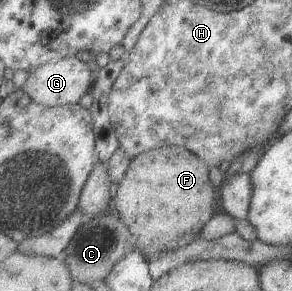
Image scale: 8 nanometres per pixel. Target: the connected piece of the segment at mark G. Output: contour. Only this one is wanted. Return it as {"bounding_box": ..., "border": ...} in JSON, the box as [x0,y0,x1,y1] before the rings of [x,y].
{"bounding_box":[21,57,95,107],"border":[[[66,57],[30,72],[21,89],[47,107],[71,105],[90,93],[94,80],[95,74],[83,59]]]}

